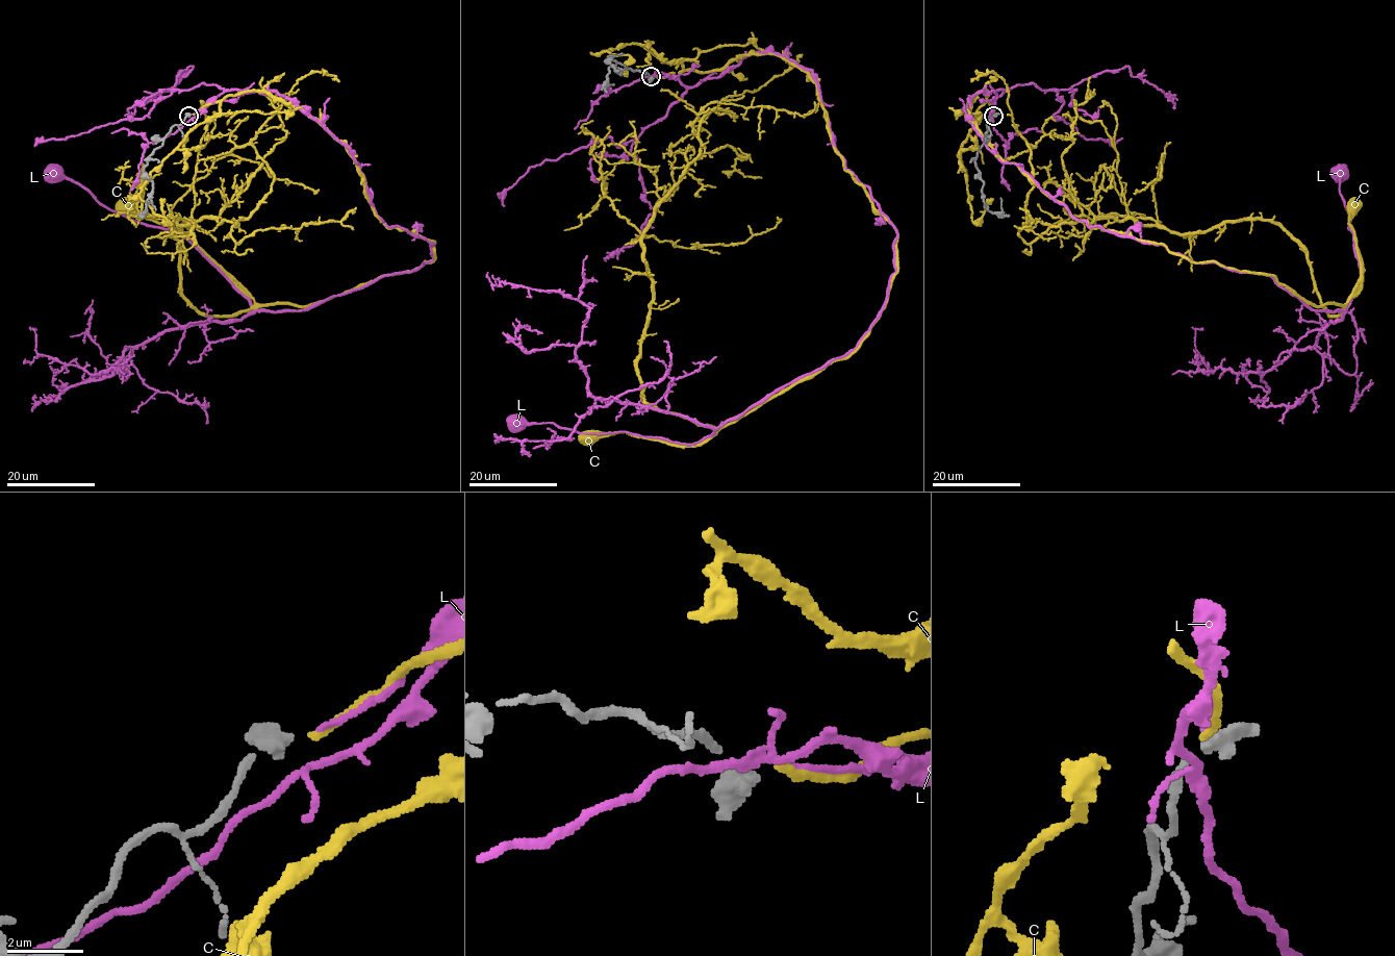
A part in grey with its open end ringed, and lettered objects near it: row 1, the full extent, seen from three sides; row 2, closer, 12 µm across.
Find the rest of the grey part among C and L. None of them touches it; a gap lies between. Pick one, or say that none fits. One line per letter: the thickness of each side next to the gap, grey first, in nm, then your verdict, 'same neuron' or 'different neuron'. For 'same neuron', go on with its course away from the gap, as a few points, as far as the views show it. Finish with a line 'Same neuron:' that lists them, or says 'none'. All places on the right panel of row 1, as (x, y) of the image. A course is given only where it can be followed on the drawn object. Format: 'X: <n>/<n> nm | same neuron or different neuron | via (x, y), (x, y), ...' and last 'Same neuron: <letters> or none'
C: 400/220 nm | different neuron
L: 400/170 nm | same neuron | via (993, 119), (1003, 90), (978, 92), (985, 145), (1088, 226), (1311, 309), (1361, 281), (1341, 174)
Same neuron: L

